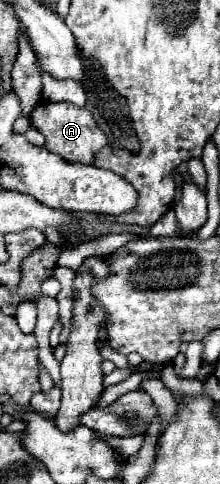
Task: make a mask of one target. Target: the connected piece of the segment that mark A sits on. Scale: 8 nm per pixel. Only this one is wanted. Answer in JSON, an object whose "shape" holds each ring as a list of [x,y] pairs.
{"shape":[[[41,100],[31,116],[31,126],[39,130],[45,136],[45,148],[53,154],[59,154],[67,162],[81,162],[81,164],[93,164],[95,156],[107,146],[107,138],[101,132],[101,128],[95,124],[91,112],[87,108],[77,108],[69,102],[49,102]]]}

